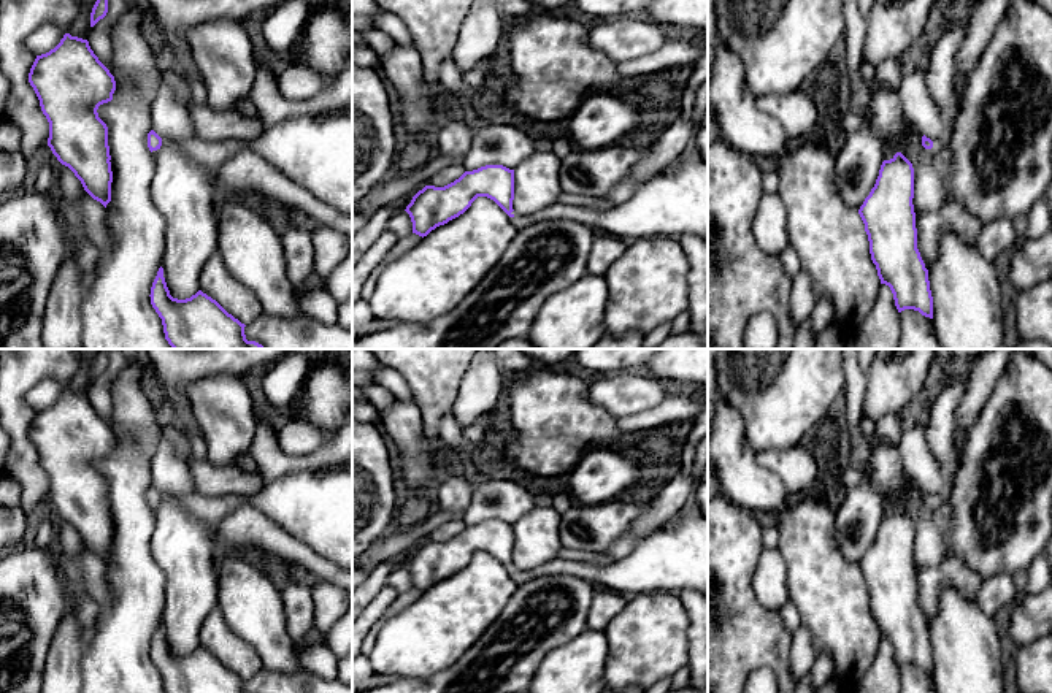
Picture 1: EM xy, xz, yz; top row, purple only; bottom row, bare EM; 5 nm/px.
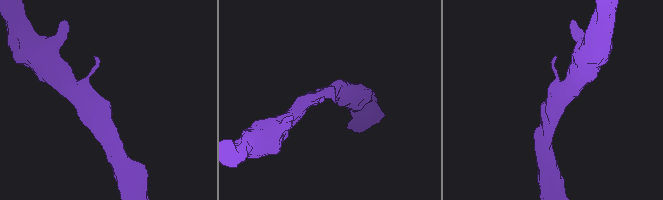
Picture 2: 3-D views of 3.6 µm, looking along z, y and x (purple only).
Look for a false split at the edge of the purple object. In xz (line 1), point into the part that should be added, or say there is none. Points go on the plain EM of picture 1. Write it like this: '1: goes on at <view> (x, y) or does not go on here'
1: goes on at xz (673, 558)

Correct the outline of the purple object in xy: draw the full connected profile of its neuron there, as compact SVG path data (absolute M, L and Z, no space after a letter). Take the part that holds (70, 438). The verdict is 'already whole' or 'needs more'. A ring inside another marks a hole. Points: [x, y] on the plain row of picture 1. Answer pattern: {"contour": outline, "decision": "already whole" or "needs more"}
{"contour": "M65 389L54 404L36 411L29 438L49 477L48 501L52 509L106 563L113 526L108 482L97 465L113 455L114 431L87 395Z", "decision": "already whole"}

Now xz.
{"contour": "M695 490L673 526L654 531L630 555L609 566L597 568L584 561L555 558L533 572L522 572L513 565L514 525L486 520L465 526L444 542L425 541L419 546L405 565L411 572L413 588L427 592L463 569L478 552L493 555L517 585L539 574L568 574L628 596L682 590L708 595L708 517Z", "decision": "needs more"}

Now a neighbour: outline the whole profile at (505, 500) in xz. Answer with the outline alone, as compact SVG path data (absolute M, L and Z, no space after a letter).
M493 479L473 487L471 501L460 519L466 526L486 520L514 525L535 507L533 495L519 481Z

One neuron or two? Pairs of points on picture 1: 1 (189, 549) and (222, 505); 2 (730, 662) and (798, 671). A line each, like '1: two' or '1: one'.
1: two
2: two

